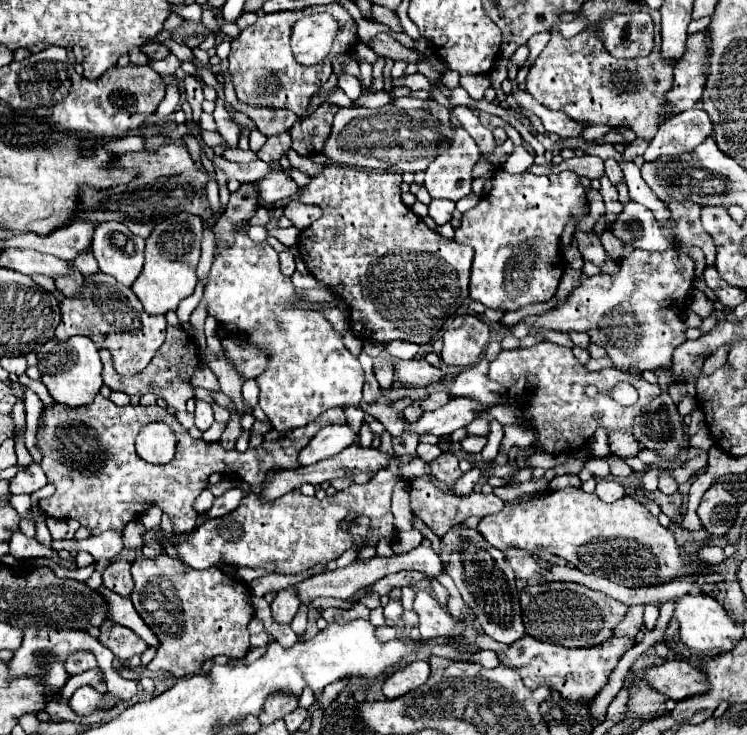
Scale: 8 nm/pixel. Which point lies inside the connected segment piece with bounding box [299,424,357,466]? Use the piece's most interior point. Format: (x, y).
(330, 440)

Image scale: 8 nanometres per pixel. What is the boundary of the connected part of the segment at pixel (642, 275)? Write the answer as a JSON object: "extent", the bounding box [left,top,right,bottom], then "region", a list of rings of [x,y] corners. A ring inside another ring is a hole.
{"extent":[523,204,715,392],"region":[[[667,204],[669,210],[673,212],[673,220],[675,220],[675,230],[677,236],[671,236],[669,230],[663,230],[673,246],[665,252],[641,252],[635,250],[631,256],[623,258],[619,262],[619,272],[615,274],[595,274],[595,276],[587,276],[585,272],[581,274],[579,286],[573,288],[573,292],[569,294],[569,298],[565,302],[561,302],[555,310],[543,314],[543,316],[527,316],[523,318],[525,324],[535,326],[535,328],[547,328],[547,330],[555,330],[555,332],[585,332],[589,334],[591,342],[597,346],[603,346],[607,356],[611,358],[613,366],[621,372],[645,372],[645,370],[653,370],[657,376],[657,384],[663,392],[667,392],[671,382],[683,382],[683,376],[677,376],[671,370],[673,364],[673,352],[677,346],[681,346],[687,338],[685,338],[685,310],[687,310],[687,300],[689,300],[689,292],[691,292],[691,282],[693,282],[693,260],[687,256],[687,246],[699,246],[705,256],[707,256],[707,264],[715,262],[715,248],[713,248],[713,240],[709,240],[707,232],[701,228],[701,206],[697,204]]]}

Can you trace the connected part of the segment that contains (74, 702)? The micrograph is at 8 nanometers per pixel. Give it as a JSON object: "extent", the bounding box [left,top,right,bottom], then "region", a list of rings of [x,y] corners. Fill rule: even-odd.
{"extent":[68,686,105,716],"region":[[[82,686],[74,692],[68,704],[79,716],[87,716],[97,710],[104,696],[105,694],[97,692],[90,686]]]}

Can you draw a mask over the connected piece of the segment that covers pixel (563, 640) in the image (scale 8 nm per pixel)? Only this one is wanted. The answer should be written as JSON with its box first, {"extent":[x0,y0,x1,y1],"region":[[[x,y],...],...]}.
{"extent":[521,582,629,648],"region":[[[529,582],[521,590],[521,608],[525,632],[529,636],[565,648],[591,648],[607,642],[629,610],[629,606],[607,594],[575,582]]]}

